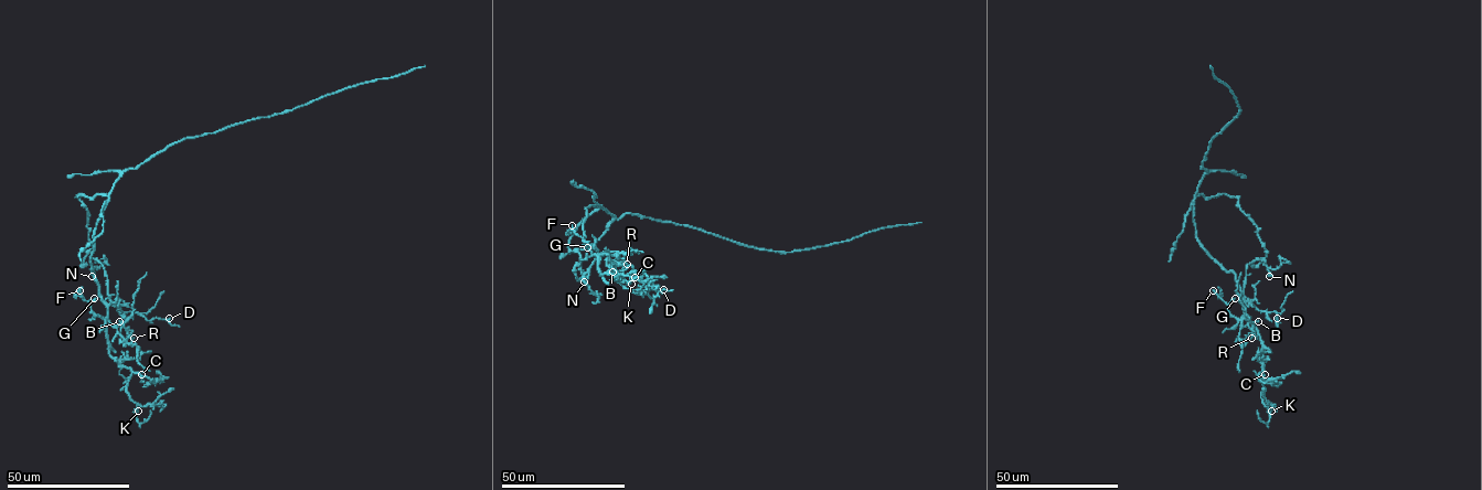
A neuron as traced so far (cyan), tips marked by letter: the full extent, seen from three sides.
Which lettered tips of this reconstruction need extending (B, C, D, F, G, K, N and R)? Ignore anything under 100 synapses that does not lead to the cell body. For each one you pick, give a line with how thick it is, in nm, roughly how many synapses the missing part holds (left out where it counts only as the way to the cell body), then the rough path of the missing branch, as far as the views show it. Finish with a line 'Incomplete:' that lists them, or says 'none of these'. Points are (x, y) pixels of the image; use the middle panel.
Incomplete: none of these

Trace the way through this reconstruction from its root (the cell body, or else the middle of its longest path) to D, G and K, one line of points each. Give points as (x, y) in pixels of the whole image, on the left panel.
D: (127, 169), (96, 225), (94, 277), (108, 305), (116, 301), (123, 312), (147, 320), (169, 318)
G: (127, 169), (114, 184), (94, 234), (92, 269), (107, 307), (107, 319), (94, 315), (91, 307), (94, 298)
K: (127, 169), (114, 184), (96, 225), (92, 269), (107, 307), (109, 353), (130, 370), (127, 392), (138, 411)

